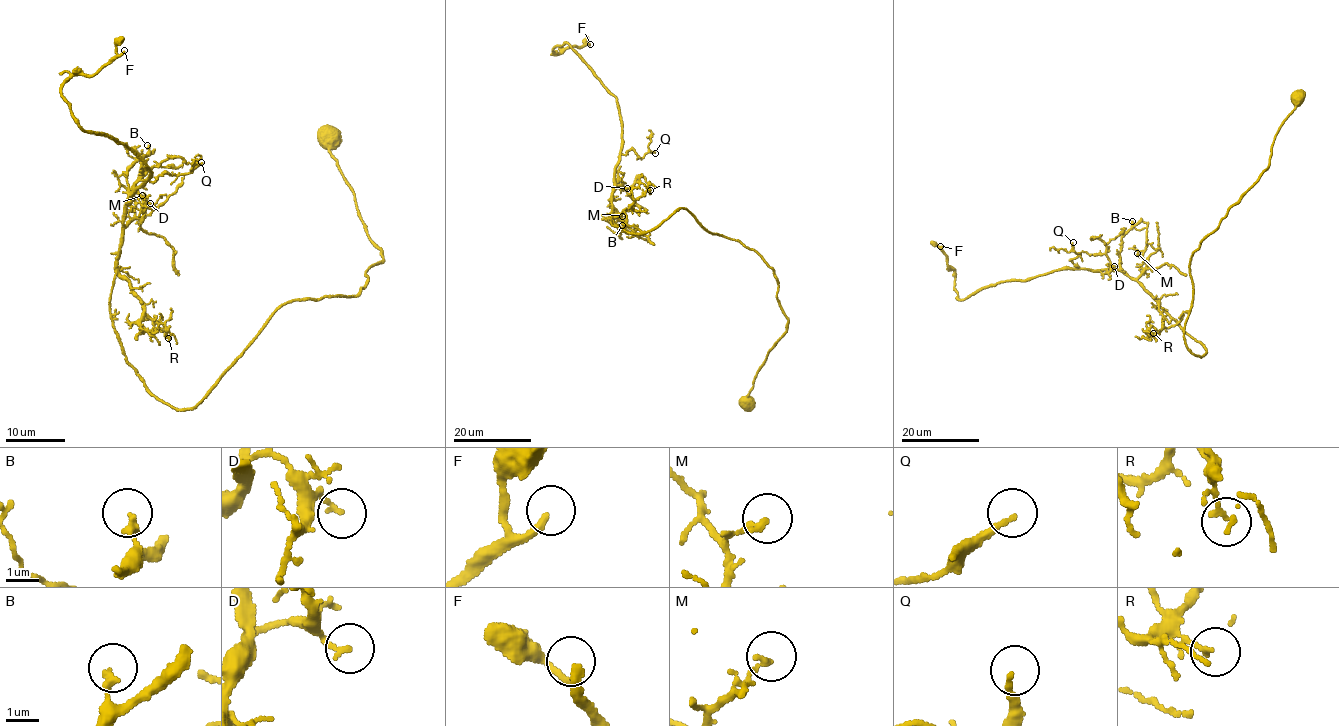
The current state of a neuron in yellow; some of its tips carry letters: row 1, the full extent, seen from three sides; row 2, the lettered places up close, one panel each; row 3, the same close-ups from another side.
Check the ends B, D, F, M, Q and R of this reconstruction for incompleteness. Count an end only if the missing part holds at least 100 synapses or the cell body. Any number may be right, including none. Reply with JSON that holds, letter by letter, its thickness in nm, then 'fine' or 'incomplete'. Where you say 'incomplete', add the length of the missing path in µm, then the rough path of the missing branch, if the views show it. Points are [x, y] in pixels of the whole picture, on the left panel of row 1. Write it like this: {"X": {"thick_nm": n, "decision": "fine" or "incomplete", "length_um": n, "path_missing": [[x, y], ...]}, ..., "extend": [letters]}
{"B": {"thick_nm": 170, "decision": "fine"}, "D": {"thick_nm": 160, "decision": "fine"}, "F": {"thick_nm": 260, "decision": "incomplete", "length_um": 80, "path_missing": [[124, 50], [218, 35], [284, 37], [358, 7], [386, 28], [417, 25], [433, 34]]}, "M": {"thick_nm": 170, "decision": "fine"}, "Q": {"thick_nm": 180, "decision": "fine"}, "R": {"thick_nm": 130, "decision": "fine"}, "extend": ["F"]}

